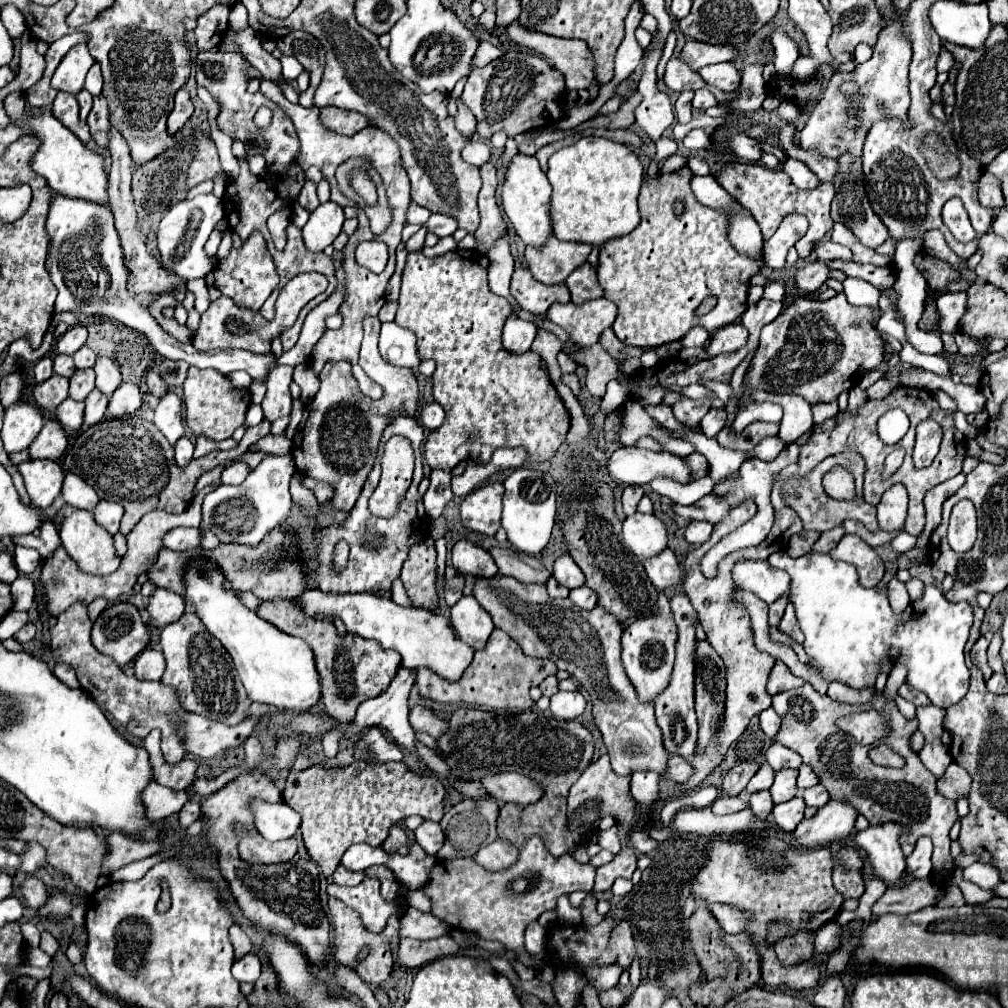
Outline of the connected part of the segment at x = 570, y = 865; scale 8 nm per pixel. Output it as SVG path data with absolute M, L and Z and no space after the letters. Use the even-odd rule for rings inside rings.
M530 836L518 850L518 862L514 862L514 866L510 866L506 870L490 872L490 870L478 866L474 862L474 858L438 860L432 866L430 874L428 874L428 882L424 886L420 886L420 890L430 898L430 902L432 902L432 910L430 912L436 918L444 920L452 928L460 928L464 932L478 934L484 940L498 940L506 948L514 950L514 948L524 946L524 930L526 930L528 922L538 920L538 916L544 914L546 910L556 910L556 898L562 896L562 894L572 894L576 890L590 892L592 886L594 886L594 876L596 876L596 868L594 866L580 864L570 854L554 858L544 848L542 838Z

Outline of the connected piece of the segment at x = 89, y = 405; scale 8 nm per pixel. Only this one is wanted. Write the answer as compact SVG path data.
M92 390L88 394L88 398L84 400L86 404L86 410L84 410L84 424L86 426L94 426L98 422L102 422L104 418L104 412L106 412L106 406L108 406L108 398L98 392L98 390Z

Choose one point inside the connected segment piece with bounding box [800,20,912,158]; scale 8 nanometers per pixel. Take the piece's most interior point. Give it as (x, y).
(836, 124)

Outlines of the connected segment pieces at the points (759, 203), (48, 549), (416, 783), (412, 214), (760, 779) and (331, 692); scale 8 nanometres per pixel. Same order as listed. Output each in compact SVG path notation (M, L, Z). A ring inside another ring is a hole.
M734 162L728 168L724 168L716 176L716 180L724 186L724 190L730 196L734 196L746 210L750 210L750 214L754 216L754 220L758 222L758 226L762 230L764 240L768 240L776 232L780 220L786 214L790 214L790 212L804 214L808 218L809 228L806 236L796 242L796 250L798 250L800 258L808 258L818 240L824 238L824 234L834 224L830 218L830 202L834 198L834 186L830 182L822 182L814 190L800 190L790 182L790 176L784 170L770 170L760 164L740 164L740 162Z
M46 520L42 526L40 526L40 536L14 536L12 538L14 544L20 544L20 546L28 546L28 548L36 548L40 552L40 558L46 560L50 554L54 554L54 550L60 546L60 536L54 528L54 524L50 520Z
M356 762L348 768L326 770L312 766L308 770L290 770L282 800L302 816L302 840L310 858L320 864L324 876L330 876L340 864L342 854L352 844L382 846L390 826L408 816L440 822L444 816L444 786L434 774L416 774L402 762L366 764Z
M410 202L408 210L406 210L406 222L408 222L408 224L420 224L420 226L422 226L428 218L430 218L430 212L428 212L428 210L424 210L424 208L420 208L418 204Z
M764 762L764 764L760 766L760 770L754 774L754 778L748 782L746 792L748 792L748 794L754 794L754 792L760 792L760 790L768 790L768 788L772 786L772 782L774 782L774 774L776 774L776 772L770 768L770 764Z
M292 600L262 602L256 608L256 614L274 624L278 630L298 636L310 644L316 656L318 674L322 678L322 704L326 712L340 722L352 722L356 708L364 700L382 694L400 668L400 654L396 650L382 650L378 642L358 638L350 632L340 636L330 618L306 618L306 614L302 614L302 610L298 610Z

